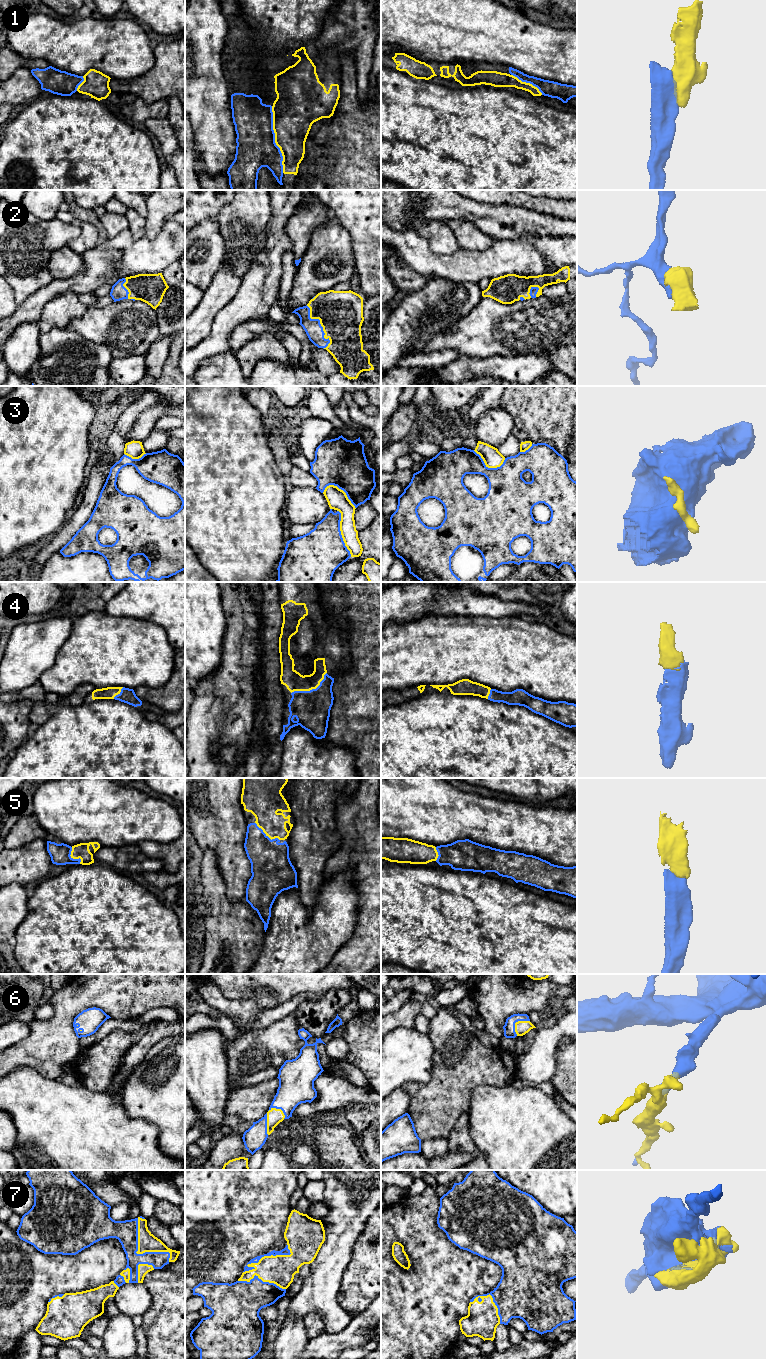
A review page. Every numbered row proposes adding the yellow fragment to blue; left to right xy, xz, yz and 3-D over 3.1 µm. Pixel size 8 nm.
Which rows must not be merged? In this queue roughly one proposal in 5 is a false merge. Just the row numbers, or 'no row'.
1, 3

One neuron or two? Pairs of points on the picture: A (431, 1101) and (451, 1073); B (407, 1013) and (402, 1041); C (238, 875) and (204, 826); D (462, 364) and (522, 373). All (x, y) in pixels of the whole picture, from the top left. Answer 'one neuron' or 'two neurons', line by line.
A: one neuron
B: two neurons
C: one neuron
D: one neuron

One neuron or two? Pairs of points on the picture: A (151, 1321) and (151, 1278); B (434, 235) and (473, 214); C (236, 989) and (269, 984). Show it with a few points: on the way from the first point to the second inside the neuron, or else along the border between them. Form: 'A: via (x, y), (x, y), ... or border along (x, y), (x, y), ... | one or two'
A: via (158, 1310), (158, 1289) | one
B: border along (429, 220), (441, 220), (443, 222) | two
C: via (244, 984), (261, 984) | one

